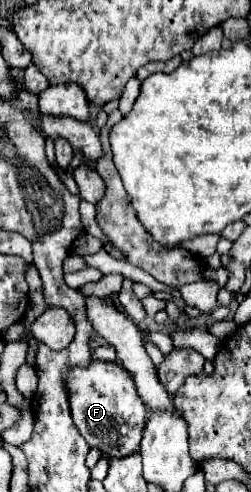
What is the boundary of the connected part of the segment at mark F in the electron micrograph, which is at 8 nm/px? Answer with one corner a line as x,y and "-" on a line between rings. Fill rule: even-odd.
93,360
87,368
71,368
67,390
73,422
91,448
99,448
109,458
125,458
139,450
147,422
147,406
137,394
133,376
119,362

